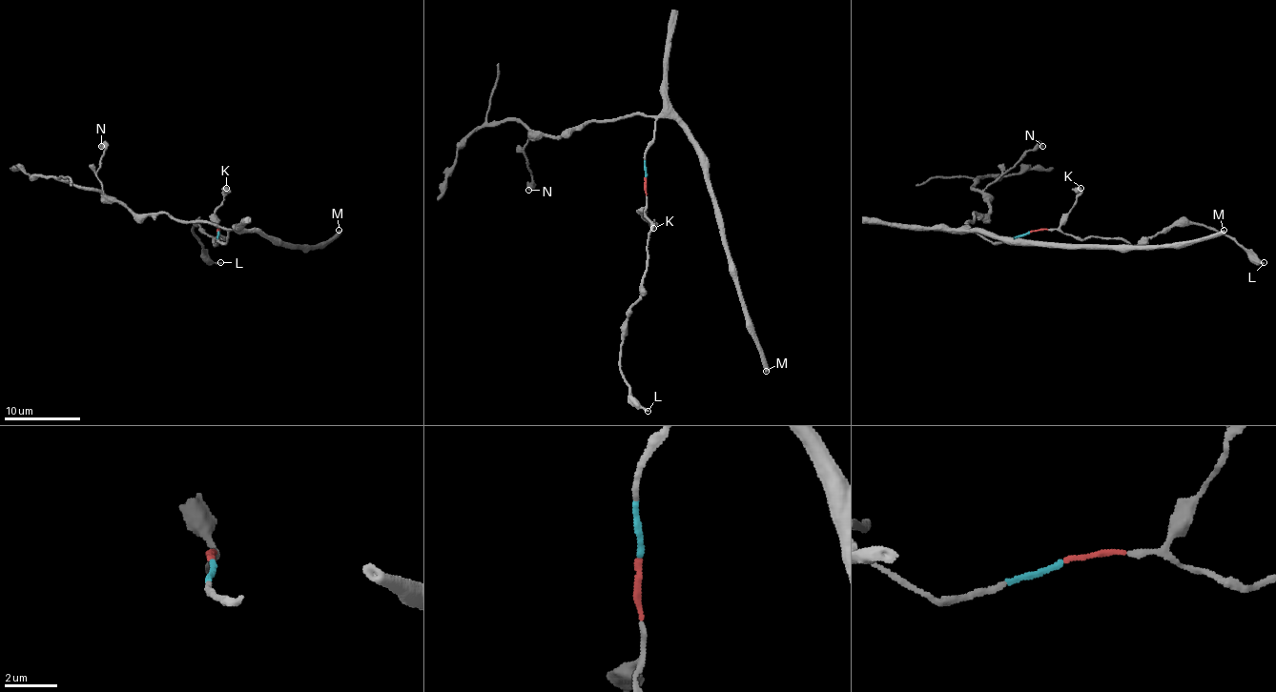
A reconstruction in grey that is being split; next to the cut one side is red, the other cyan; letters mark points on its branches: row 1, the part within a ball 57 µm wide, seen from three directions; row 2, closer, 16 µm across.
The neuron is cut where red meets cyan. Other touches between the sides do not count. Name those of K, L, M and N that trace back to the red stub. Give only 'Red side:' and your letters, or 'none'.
Red side: K, L

